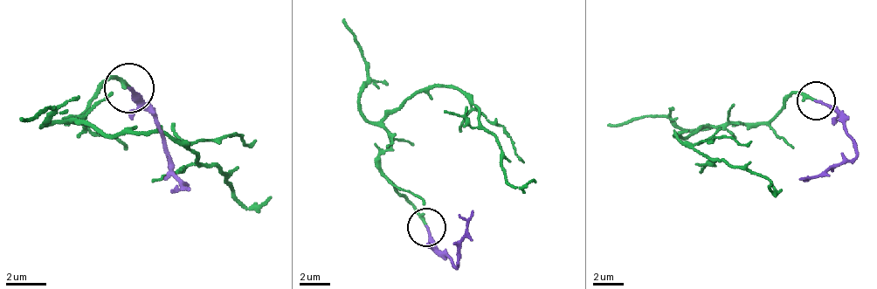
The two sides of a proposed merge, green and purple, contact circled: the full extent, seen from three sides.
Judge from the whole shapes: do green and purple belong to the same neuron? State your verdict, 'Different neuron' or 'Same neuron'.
Same neuron

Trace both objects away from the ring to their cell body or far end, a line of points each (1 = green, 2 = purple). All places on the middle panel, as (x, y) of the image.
1: (425, 228), (379, 155), (391, 144), (383, 120), (437, 86), (452, 86), (479, 113), (514, 186), (537, 182)
2: (425, 228), (456, 266), (456, 239), (467, 228), (472, 209)

